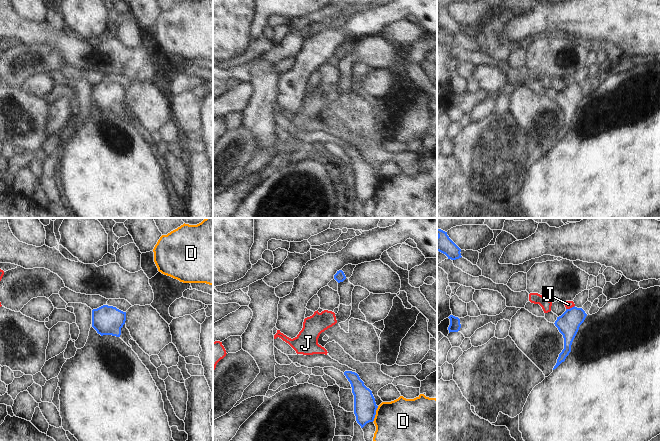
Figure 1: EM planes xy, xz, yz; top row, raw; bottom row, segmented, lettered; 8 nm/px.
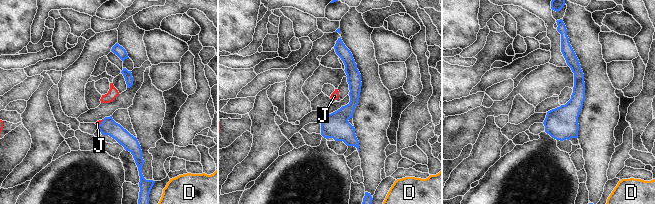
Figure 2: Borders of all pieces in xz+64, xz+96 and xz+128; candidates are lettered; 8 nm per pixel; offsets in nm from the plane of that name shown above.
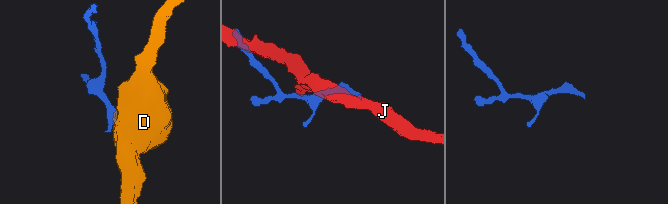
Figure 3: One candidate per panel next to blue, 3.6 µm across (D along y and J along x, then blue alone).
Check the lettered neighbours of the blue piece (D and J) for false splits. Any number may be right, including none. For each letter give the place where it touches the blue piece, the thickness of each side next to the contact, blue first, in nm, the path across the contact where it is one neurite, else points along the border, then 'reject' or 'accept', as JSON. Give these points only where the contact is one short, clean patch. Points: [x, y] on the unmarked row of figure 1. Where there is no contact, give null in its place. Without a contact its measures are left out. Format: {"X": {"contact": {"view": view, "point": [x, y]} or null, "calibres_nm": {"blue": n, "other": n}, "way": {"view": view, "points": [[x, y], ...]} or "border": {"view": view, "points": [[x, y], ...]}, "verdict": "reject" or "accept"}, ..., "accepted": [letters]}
{"D": {"contact": {"view": "xz", "point": [375, 190]}, "calibres_nm": {"blue": 180, "other": 440}, "border": {"view": "xz", "points": [[378, 182], [372, 197]]}, "verdict": "reject"}, "J": {"contact": {"view": "yz", "point": [570, 84]}, "calibres_nm": {"blue": 180, "other": 60}, "border": {"view": "yz", "points": [[574, 81], [566, 85]]}, "verdict": "reject"}, "accepted": []}

